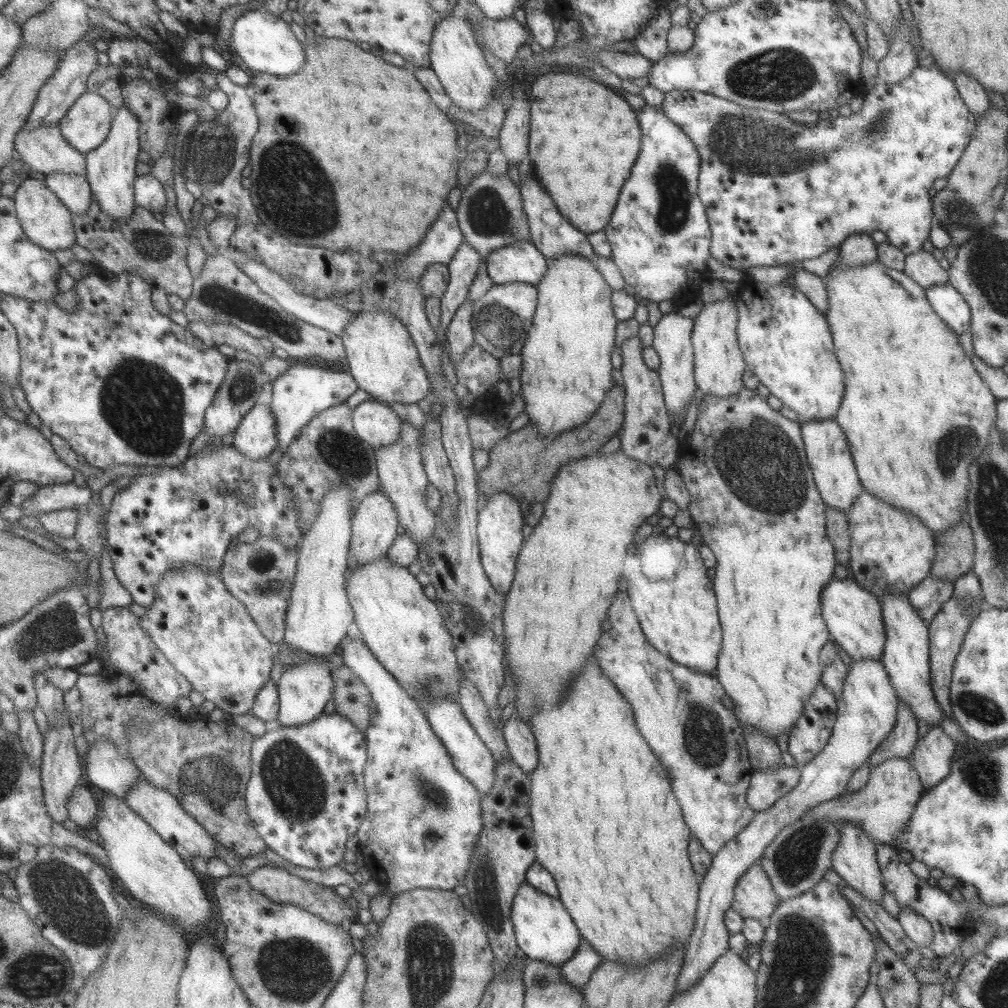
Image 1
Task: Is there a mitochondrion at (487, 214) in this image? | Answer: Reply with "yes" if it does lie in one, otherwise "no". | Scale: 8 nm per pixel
yes

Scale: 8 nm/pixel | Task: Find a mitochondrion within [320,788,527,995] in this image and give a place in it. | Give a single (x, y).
(485, 894)

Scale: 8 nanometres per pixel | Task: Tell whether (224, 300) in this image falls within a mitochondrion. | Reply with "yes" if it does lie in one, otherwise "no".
yes

